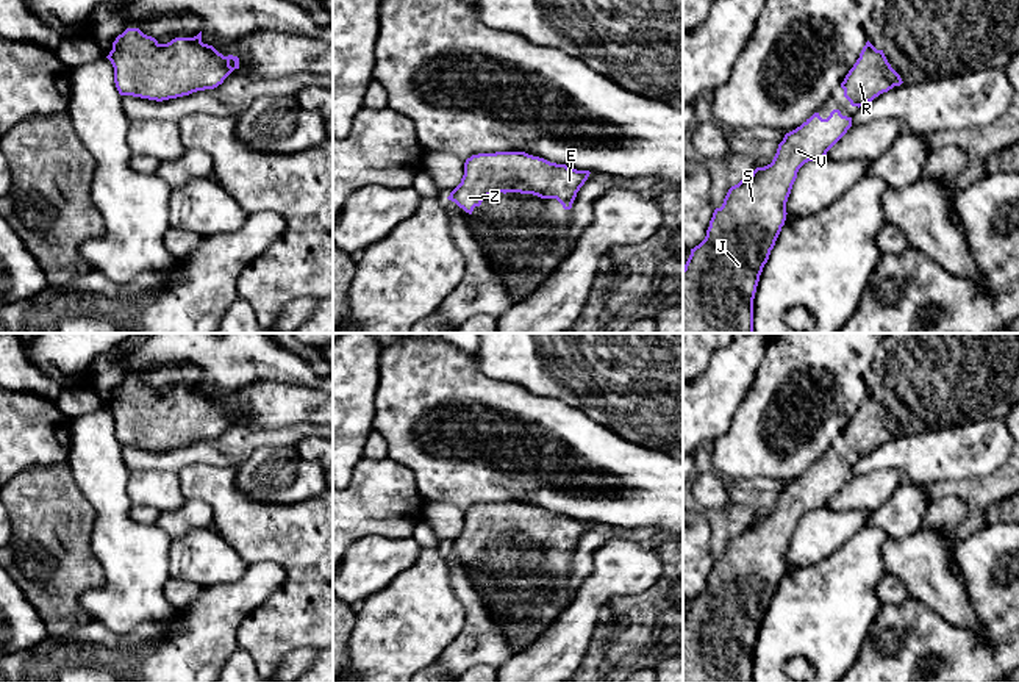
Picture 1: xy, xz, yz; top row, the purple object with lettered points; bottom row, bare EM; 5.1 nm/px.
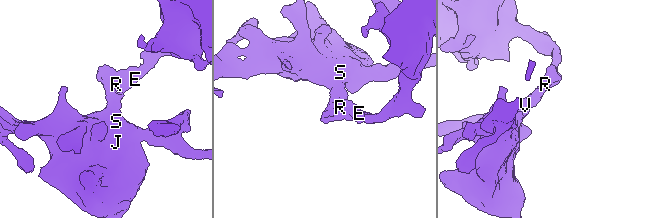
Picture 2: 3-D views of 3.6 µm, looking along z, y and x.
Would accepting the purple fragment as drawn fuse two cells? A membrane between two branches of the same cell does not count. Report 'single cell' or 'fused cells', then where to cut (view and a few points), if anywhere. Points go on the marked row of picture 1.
single cell | no cut

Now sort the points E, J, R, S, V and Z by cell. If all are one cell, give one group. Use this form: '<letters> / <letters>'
E J R S V Z

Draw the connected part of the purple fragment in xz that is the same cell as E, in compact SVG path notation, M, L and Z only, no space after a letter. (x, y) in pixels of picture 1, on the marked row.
M525 152L478 153L466 160L461 183L447 199L469 214L494 192L556 199L564 210L570 210L589 174Z

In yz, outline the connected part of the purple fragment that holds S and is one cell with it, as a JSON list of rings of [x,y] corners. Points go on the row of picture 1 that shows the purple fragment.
[[[833,109],[827,119],[814,113],[800,127],[785,135],[771,164],[756,167],[745,180],[731,186],[710,221],[705,239],[691,249],[683,267],[683,333],[753,333],[753,299],[760,275],[786,221],[786,202],[799,169],[827,152],[852,127],[852,117]]]

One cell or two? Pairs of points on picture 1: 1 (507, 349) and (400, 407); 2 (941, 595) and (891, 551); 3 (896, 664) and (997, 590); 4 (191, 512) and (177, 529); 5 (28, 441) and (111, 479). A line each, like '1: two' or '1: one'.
1: two
2: one
3: one
4: one
5: two

